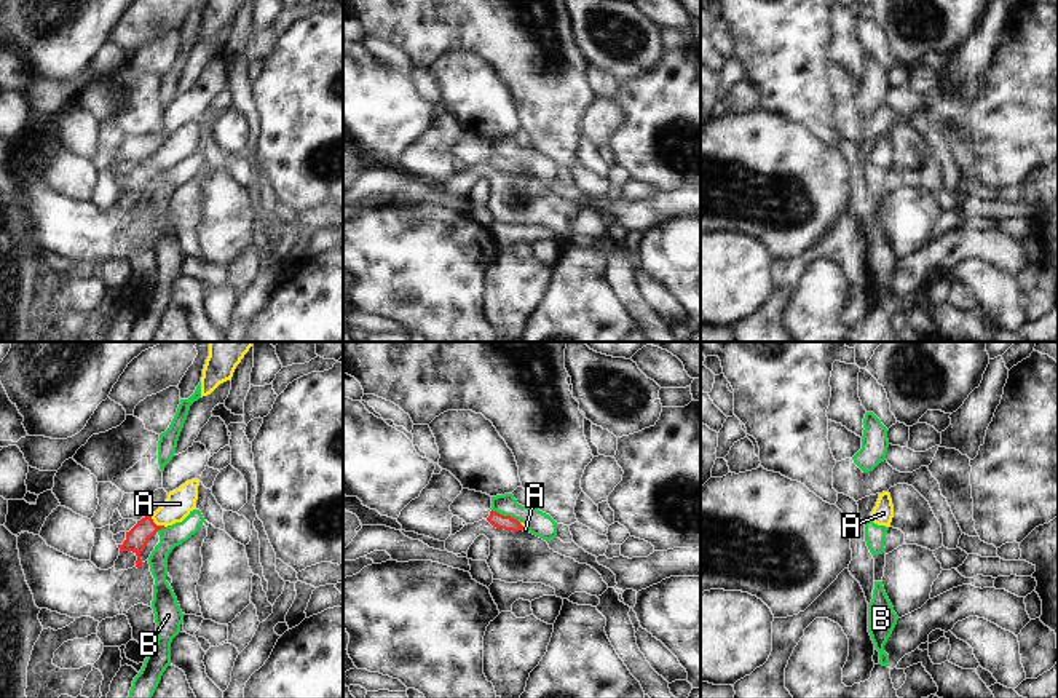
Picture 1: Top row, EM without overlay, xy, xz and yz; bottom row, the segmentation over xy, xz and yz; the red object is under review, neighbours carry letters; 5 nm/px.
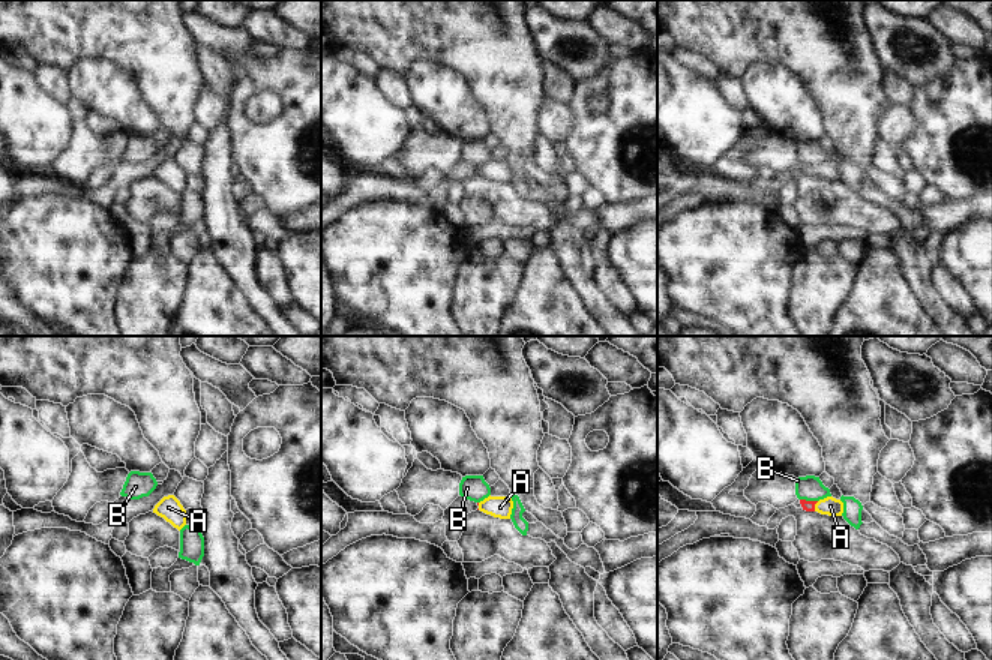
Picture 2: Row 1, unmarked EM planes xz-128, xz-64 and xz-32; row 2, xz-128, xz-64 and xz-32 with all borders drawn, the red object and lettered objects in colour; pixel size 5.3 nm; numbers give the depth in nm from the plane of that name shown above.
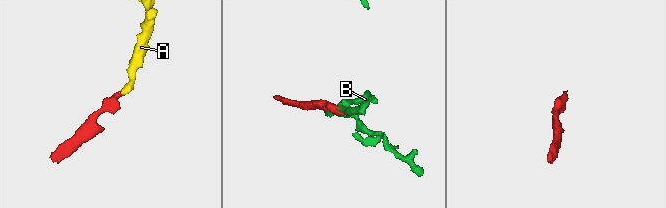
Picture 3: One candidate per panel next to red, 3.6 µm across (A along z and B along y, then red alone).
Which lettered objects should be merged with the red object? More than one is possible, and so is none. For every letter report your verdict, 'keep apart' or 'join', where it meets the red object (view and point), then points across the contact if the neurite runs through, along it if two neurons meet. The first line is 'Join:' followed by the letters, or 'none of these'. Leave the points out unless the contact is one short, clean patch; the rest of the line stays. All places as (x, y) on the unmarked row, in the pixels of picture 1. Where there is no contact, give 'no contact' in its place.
Join: A
A: join; meets red in xy at (155, 166); runs through xy (138, 179), (155, 166), (179, 146)
B: keep apart; meets red in xz at (506, 158); border along xz (492, 150), (513, 158), (519, 165)

